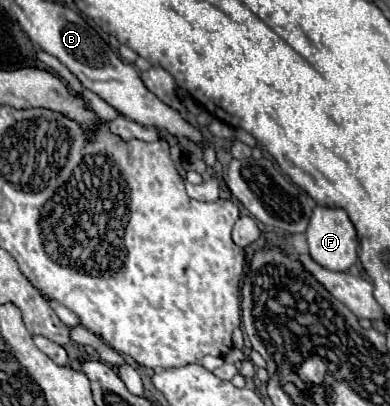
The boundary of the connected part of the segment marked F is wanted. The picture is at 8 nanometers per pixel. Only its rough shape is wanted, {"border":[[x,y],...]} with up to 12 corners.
{"border":[[316,207],[306,229],[310,257],[348,271],[356,229],[344,209]]}

